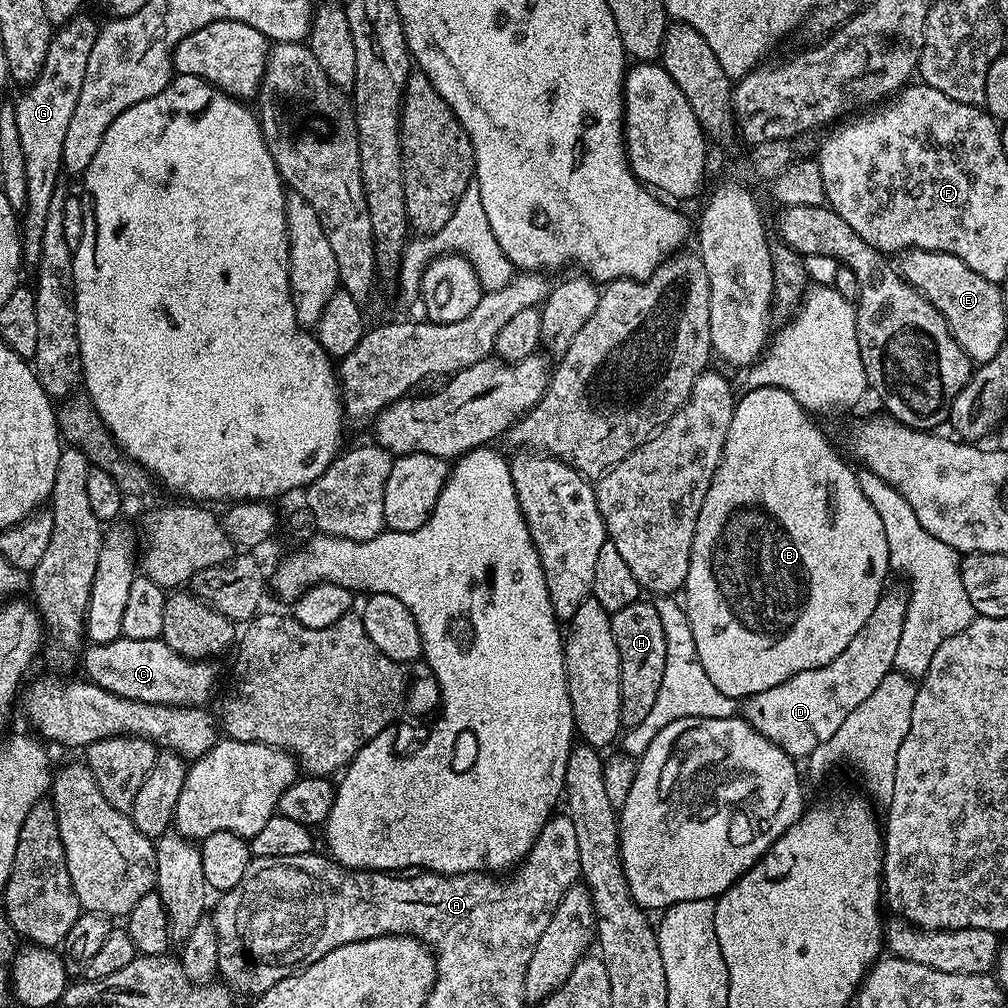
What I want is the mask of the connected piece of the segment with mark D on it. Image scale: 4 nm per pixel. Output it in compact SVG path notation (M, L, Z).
M891 588L881 592L878 606L874 606L874 614L866 618L866 626L862 626L862 630L858 630L858 634L850 638L850 646L846 646L846 650L842 650L842 654L838 654L834 662L826 662L826 666L818 666L814 670L802 670L802 674L794 674L794 678L778 686L770 686L770 690L762 690L747 697L742 704L743 719L747 720L750 726L754 726L758 734L770 738L774 746L778 746L793 758L808 758L818 746L829 741L837 733L842 722L849 717L850 712L856 706L861 706L877 689L882 678L893 671L898 654L898 641L902 638L902 626L908 609L909 589Z

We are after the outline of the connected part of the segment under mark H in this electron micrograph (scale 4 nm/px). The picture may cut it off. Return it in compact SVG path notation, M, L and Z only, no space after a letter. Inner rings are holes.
M651 599L630 602L623 610L611 613L614 642L618 642L620 659L620 726L627 730L638 726L658 702L662 674L666 670L666 634L658 619L658 610Z

